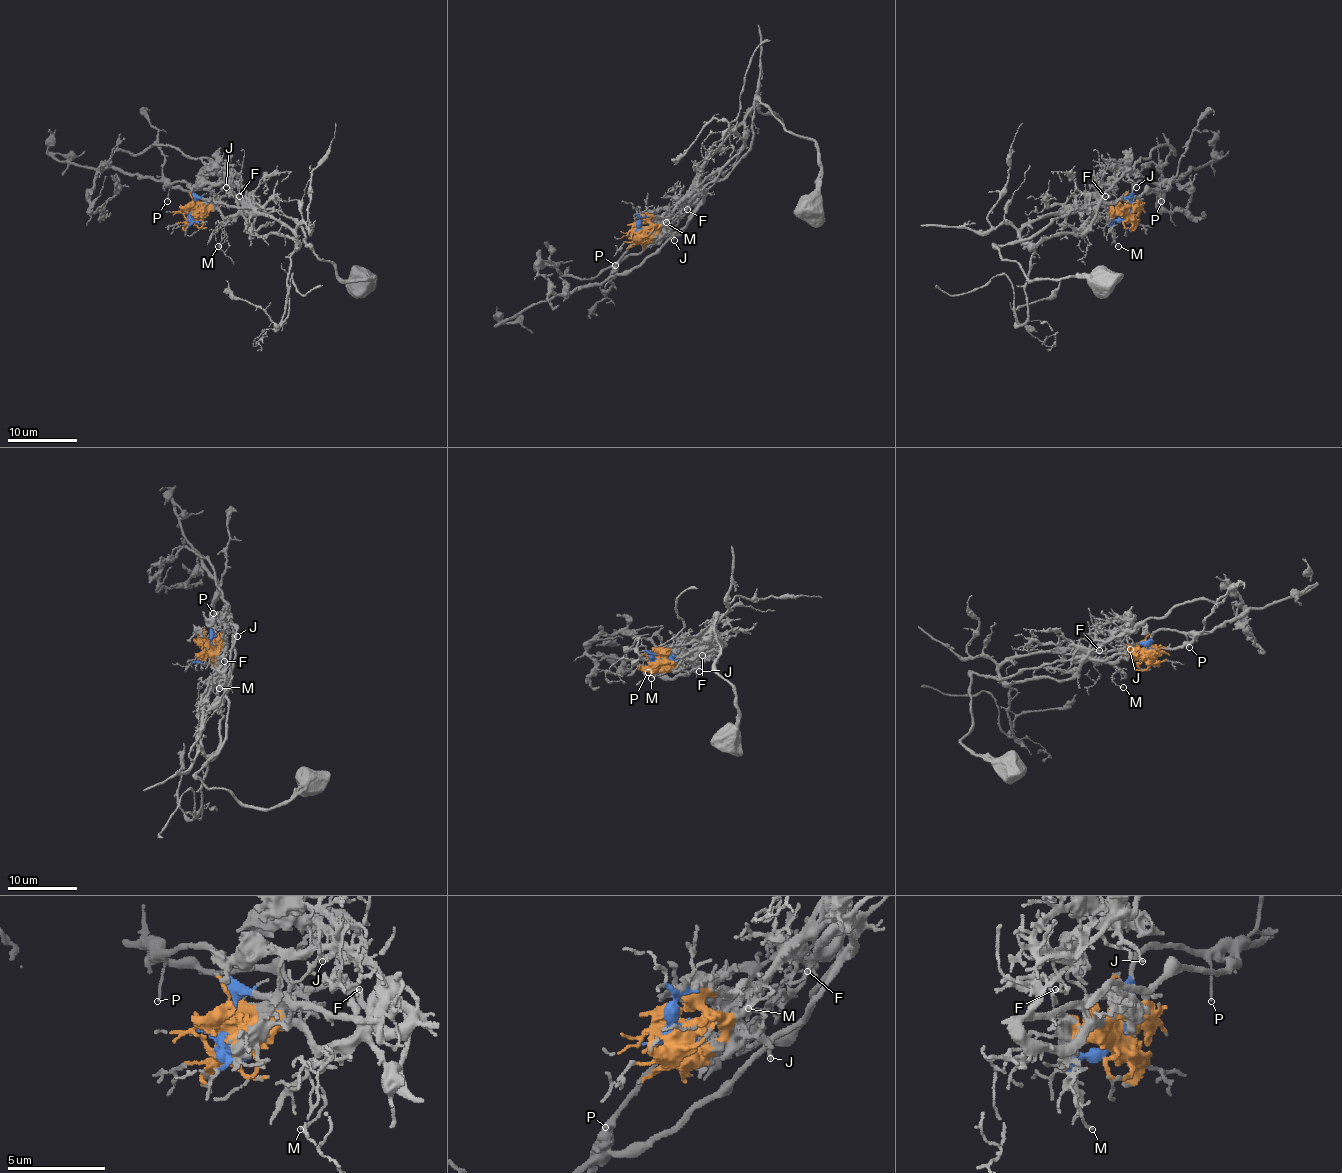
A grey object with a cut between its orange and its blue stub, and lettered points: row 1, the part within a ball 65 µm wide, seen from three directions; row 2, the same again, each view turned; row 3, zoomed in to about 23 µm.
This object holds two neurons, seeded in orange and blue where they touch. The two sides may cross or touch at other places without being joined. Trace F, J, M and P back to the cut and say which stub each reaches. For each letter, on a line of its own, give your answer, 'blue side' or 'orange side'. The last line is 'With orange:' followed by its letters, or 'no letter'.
F: orange side
J: orange side
M: orange side
P: blue side
With orange: F, J, M

